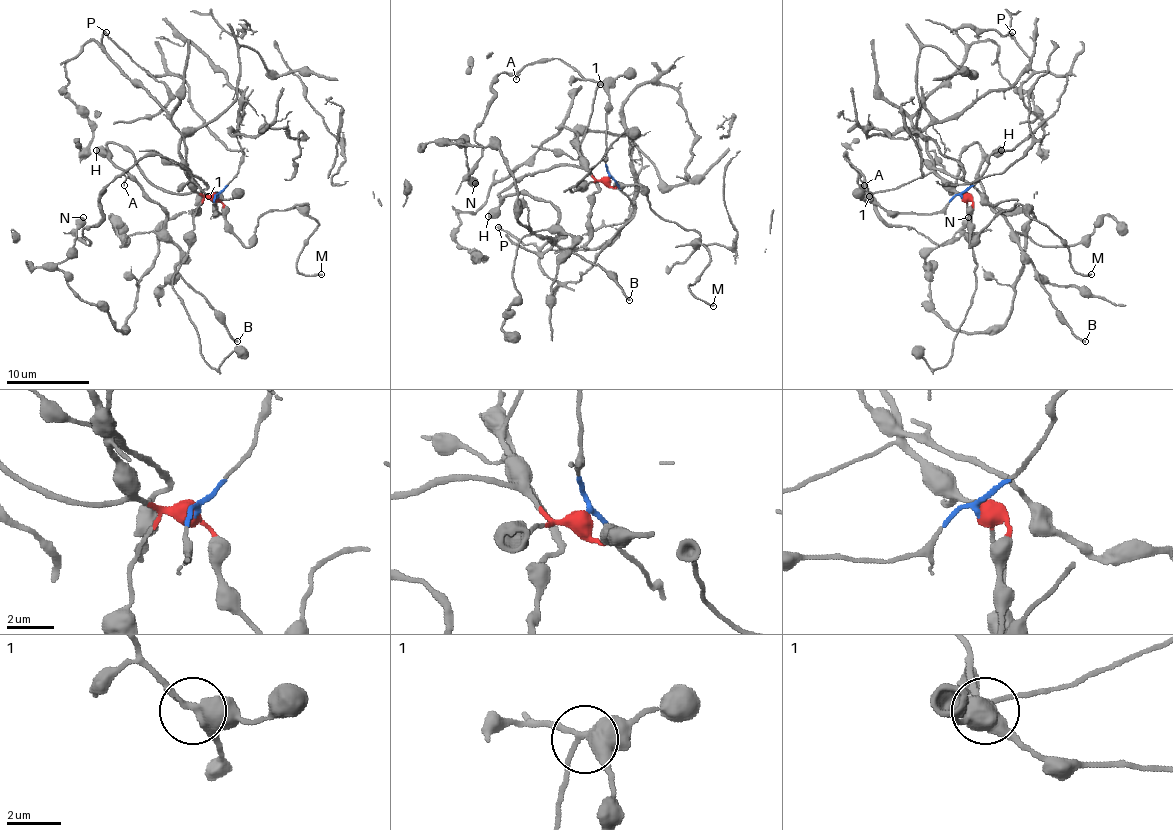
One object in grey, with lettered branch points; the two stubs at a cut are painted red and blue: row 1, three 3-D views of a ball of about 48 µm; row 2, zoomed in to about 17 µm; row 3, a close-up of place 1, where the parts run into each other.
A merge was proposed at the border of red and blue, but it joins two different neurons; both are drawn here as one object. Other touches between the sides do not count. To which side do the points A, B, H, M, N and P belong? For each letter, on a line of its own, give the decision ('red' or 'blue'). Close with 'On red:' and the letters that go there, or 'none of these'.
A: blue
B: red
H: red
M: red
N: blue
P: blue
On red: B, H, M

